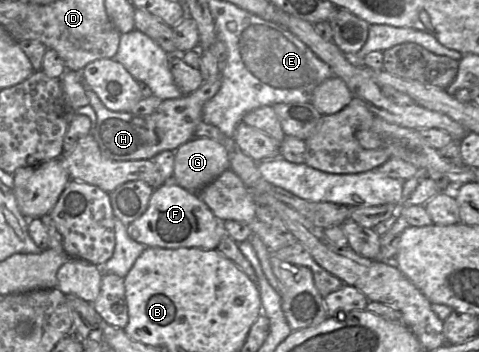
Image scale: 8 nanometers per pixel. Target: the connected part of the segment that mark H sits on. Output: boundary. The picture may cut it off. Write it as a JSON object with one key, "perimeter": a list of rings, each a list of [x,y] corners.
{"perimeter":[[[221,74],[210,77],[196,91],[177,99],[162,101],[149,115],[134,116],[129,112],[114,112],[107,109],[98,96],[84,84],[89,105],[97,116],[96,124],[90,134],[97,142],[102,155],[114,161],[153,159],[162,151],[176,151],[181,145],[194,138],[197,125],[203,122],[204,104],[216,95],[221,85]]]}

